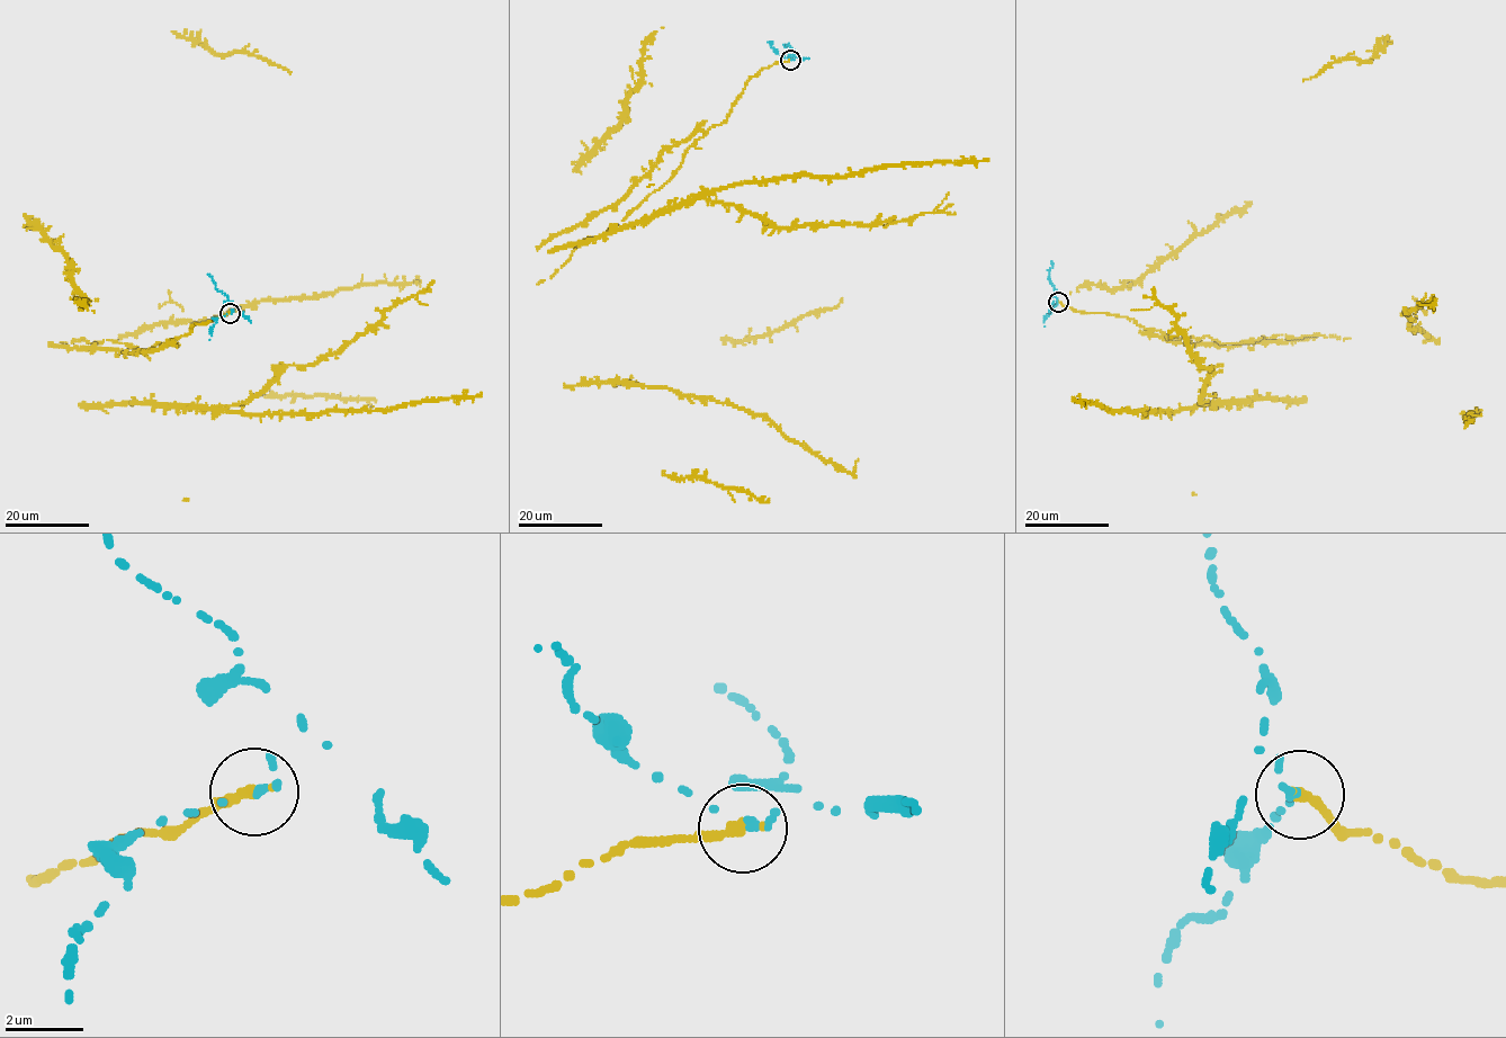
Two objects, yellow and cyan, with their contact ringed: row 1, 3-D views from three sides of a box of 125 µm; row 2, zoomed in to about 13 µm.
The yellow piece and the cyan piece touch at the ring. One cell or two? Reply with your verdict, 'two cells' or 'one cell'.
two cells

